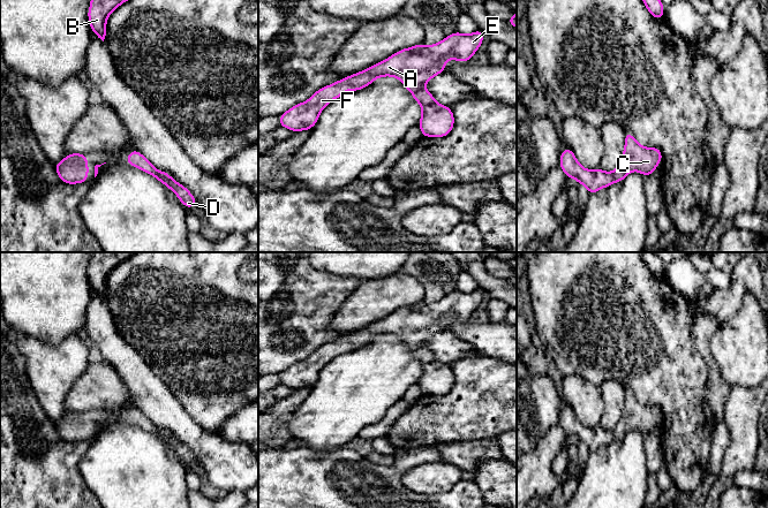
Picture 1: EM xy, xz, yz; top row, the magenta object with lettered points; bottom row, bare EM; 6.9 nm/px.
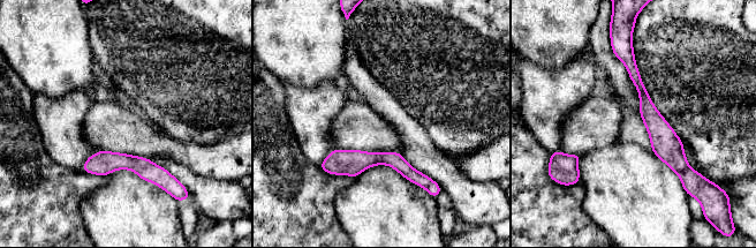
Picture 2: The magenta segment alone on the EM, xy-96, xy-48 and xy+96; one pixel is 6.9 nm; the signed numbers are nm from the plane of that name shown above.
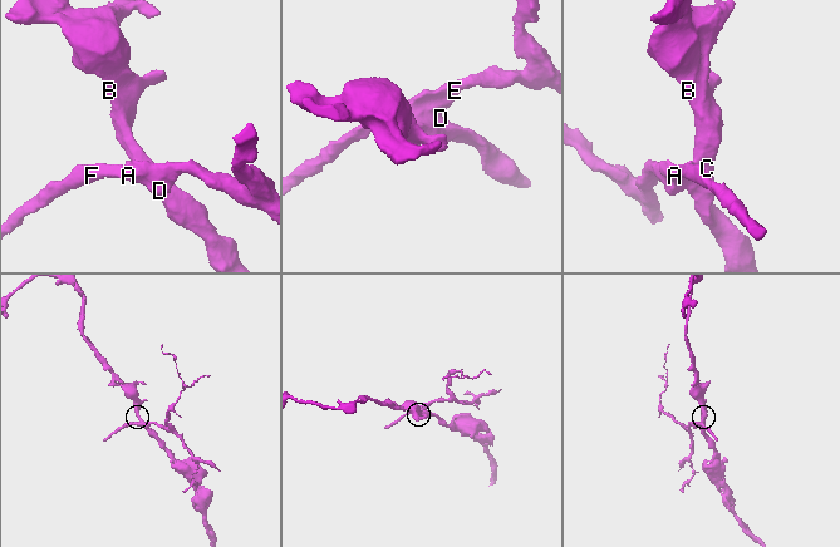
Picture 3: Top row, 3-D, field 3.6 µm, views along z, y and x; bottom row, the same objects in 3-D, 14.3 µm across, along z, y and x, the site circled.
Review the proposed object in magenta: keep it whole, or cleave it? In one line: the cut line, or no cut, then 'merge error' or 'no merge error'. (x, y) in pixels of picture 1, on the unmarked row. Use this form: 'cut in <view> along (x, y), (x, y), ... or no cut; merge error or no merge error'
no cut; no merge error

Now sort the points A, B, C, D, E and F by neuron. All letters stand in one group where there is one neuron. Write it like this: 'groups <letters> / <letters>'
groups A B C D E F

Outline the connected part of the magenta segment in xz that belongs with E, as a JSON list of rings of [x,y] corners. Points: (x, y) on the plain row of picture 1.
[[[480,287],[470,293],[455,289],[437,302],[426,304],[421,301],[398,309],[366,328],[321,346],[307,359],[279,373],[278,385],[288,386],[293,391],[310,388],[323,366],[344,354],[347,347],[355,350],[370,343],[378,335],[392,334],[399,336],[413,351],[413,357],[422,364],[422,374],[417,382],[422,394],[445,395],[454,384],[454,373],[450,364],[437,362],[424,343],[434,334],[445,329],[445,320],[449,317],[459,320],[472,317],[482,303],[484,293]]]

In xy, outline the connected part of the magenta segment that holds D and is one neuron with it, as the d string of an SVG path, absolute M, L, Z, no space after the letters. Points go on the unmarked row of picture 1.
M137 408L129 410L128 415L126 416L126 420L159 438L164 443L170 446L178 454L180 460L187 467L193 467L197 462L197 458L186 445L174 439L168 431L156 427L152 422Z

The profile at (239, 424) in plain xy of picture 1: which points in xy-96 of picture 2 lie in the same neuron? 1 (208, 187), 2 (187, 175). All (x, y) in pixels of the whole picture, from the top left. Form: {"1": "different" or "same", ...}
{"1": "different", "2": "different"}

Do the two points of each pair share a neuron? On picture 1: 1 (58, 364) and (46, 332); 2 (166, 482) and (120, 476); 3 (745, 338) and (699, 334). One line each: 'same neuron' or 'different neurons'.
1: different neurons
2: same neuron
3: different neurons

